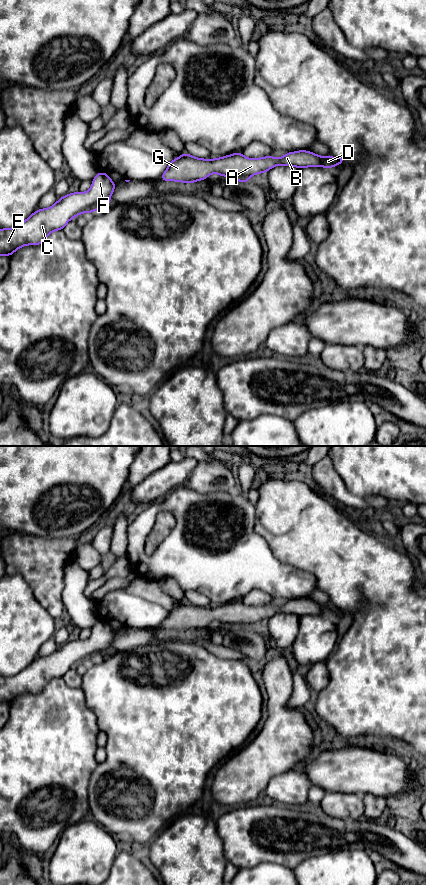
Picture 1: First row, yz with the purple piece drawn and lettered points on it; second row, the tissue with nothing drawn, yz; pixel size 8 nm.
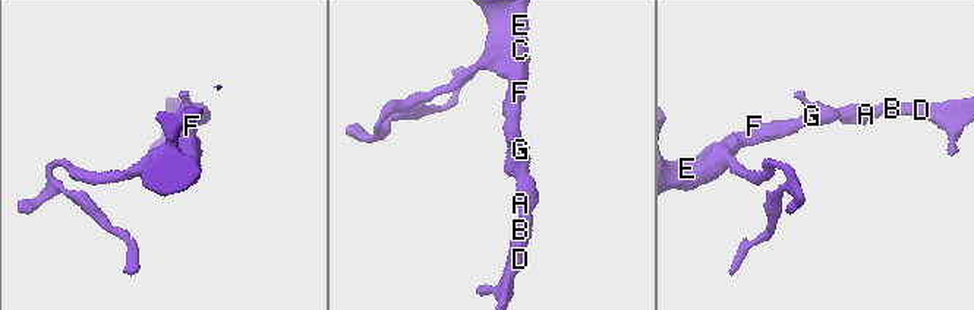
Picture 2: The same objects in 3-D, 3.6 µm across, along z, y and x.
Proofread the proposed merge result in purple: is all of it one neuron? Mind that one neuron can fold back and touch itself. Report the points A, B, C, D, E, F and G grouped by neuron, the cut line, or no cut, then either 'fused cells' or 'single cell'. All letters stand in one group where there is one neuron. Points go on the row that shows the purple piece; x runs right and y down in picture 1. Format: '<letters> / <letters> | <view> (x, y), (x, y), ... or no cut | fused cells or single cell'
A B C D E F G | no cut | single cell

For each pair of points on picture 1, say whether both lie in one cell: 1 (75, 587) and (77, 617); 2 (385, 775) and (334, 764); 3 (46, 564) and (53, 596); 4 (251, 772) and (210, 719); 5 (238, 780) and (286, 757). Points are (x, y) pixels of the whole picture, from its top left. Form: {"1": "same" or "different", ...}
{"1": "same", "2": "same", "3": "same", "4": "different", "5": "same"}

